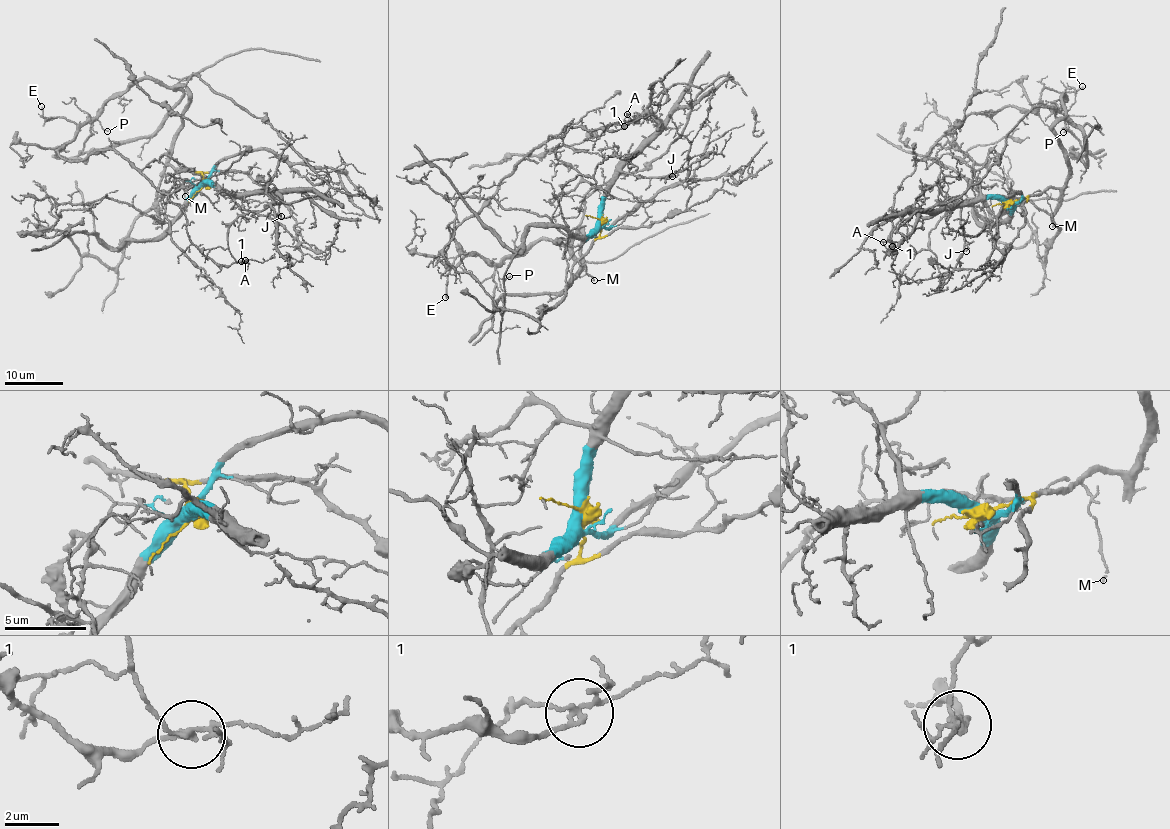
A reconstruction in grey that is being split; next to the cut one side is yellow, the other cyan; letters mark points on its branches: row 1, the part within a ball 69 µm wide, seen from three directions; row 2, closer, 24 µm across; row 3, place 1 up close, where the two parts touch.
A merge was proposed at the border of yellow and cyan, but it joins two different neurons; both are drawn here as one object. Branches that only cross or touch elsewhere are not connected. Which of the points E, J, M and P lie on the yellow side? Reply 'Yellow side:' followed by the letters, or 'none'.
Yellow side: E, M, P

